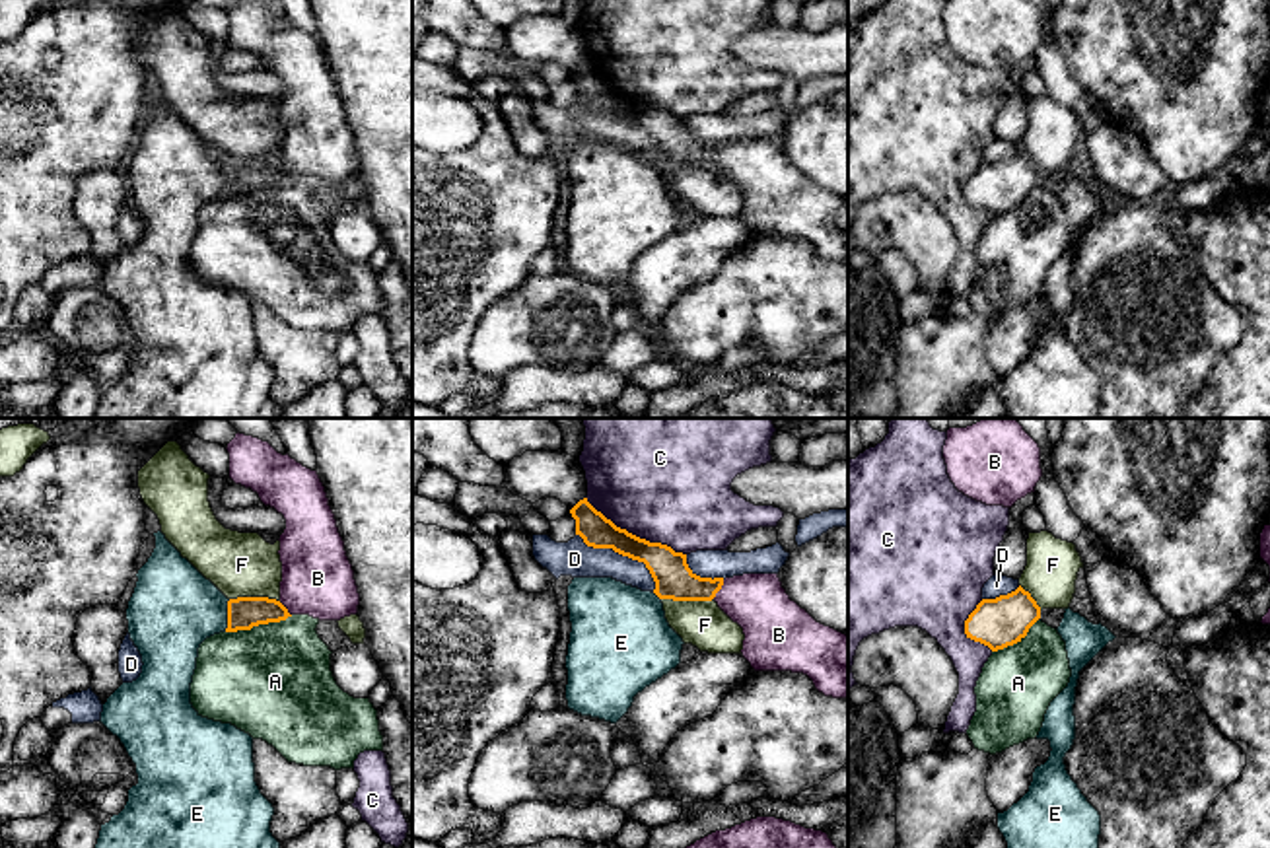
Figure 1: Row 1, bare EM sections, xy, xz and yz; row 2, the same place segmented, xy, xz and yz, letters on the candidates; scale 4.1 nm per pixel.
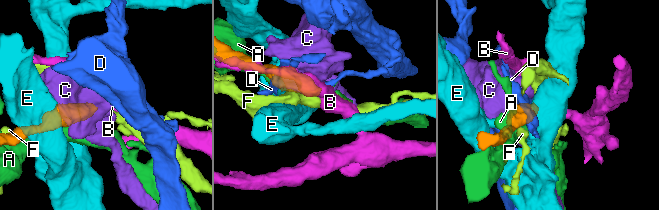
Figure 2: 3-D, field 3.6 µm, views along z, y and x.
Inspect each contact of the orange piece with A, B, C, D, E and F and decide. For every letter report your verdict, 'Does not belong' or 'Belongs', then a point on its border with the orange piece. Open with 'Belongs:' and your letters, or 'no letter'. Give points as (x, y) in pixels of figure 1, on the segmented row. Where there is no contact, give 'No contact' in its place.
Belongs: B
A: Does not belong. Touches orange at xy (259, 623)
B: Belongs. Touches orange at xz (720, 588)
C: Does not belong. Touches orange at xz (634, 535)
D: Does not belong. Touches orange at xz (625, 555)
E: Does not belong. Touches orange at xy (228, 615)
F: Does not belong. Touches orange at xz (687, 600)

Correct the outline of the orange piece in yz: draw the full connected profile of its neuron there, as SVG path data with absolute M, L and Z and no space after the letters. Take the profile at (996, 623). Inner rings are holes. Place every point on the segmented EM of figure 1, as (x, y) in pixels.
M1019 585L1007 595L982 599L965 620L965 634L998 652L1021 642L1039 618L1041 607Z

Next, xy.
M235 434L228 443L229 478L251 488L286 519L280 535L280 599L228 601L226 632L251 630L292 615L340 620L356 615L360 593L325 486L317 475L268 442Z

